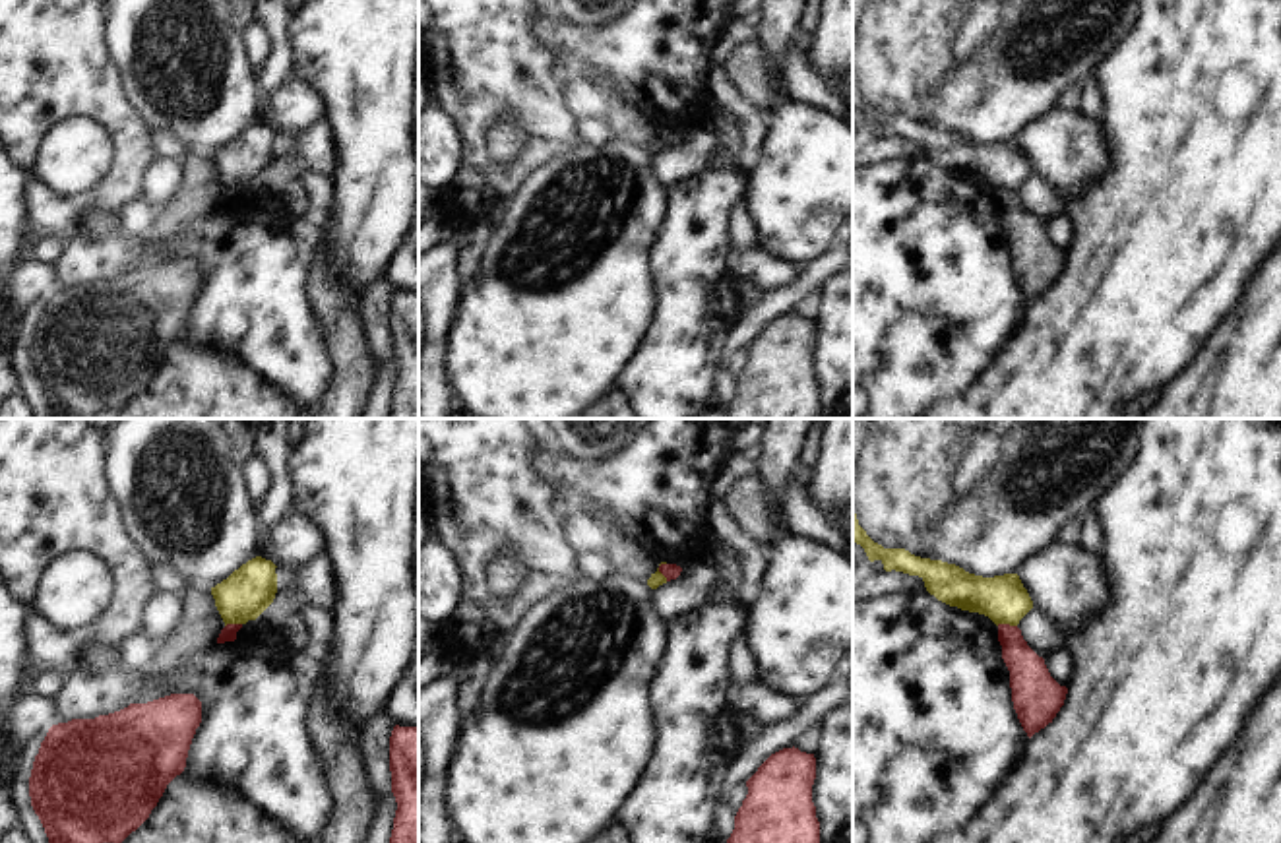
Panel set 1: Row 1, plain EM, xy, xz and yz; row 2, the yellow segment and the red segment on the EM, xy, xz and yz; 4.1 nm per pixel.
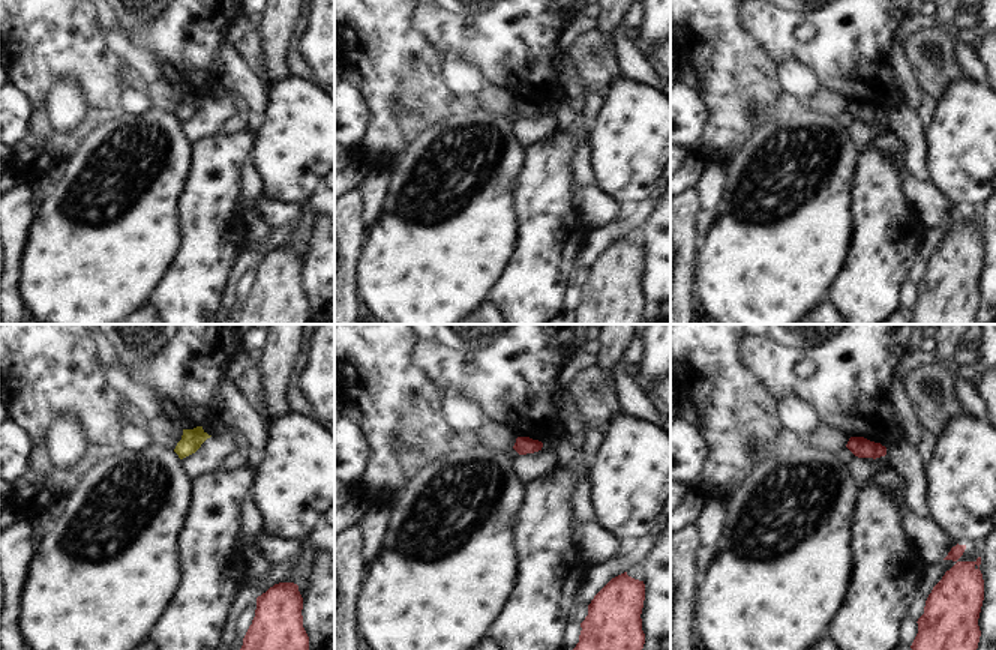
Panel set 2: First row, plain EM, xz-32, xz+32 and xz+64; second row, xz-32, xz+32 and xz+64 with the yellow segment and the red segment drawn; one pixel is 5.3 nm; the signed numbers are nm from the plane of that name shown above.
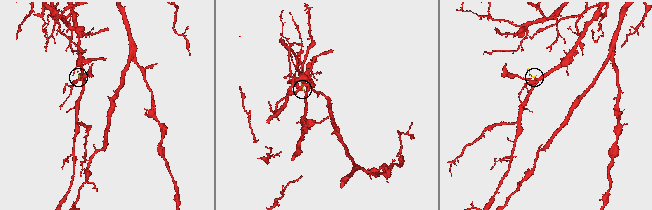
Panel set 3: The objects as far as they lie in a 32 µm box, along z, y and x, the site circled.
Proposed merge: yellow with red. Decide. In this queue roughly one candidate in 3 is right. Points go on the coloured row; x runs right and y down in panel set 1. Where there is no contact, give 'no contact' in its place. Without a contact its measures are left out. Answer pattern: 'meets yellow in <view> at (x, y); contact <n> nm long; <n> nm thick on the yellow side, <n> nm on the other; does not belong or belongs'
meets yellow in xz at (659, 572); contact 80 nm long; 60 nm thick on the yellow side, 60 nm on the other; does not belong

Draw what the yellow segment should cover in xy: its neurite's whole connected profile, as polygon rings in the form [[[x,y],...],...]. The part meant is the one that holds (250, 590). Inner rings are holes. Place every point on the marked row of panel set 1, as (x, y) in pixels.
[[[256,556],[211,587],[215,607],[227,624],[256,620],[275,599],[275,564]]]

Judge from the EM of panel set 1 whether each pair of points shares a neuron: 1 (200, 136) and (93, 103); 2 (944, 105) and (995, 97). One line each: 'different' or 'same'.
1: different
2: same

